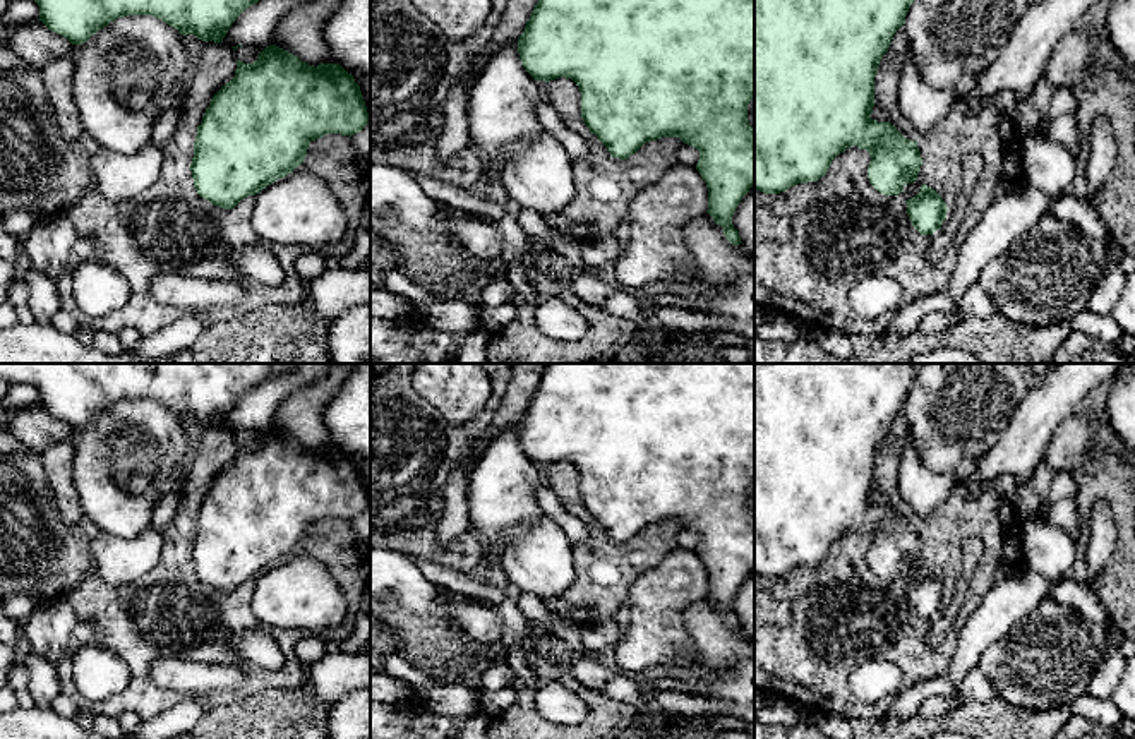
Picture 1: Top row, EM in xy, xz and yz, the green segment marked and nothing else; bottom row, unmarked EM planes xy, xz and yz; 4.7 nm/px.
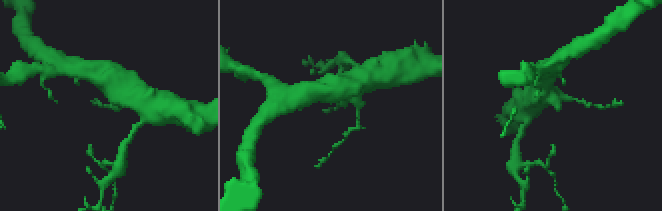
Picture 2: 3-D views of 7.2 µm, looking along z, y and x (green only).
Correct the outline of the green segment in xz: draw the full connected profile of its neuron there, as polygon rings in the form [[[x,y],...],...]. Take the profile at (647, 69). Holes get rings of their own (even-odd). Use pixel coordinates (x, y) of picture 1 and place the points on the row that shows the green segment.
[[[538,0],[518,39],[518,53],[521,65],[533,79],[549,82],[566,77],[576,82],[581,93],[581,118],[610,156],[628,159],[643,144],[662,137],[679,137],[684,144],[696,147],[700,151],[696,170],[708,187],[706,213],[724,228],[730,243],[742,243],[732,216],[754,185],[754,129],[748,120],[748,105],[754,98],[754,0]]]

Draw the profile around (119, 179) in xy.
[[[153,142],[130,156],[99,147],[89,165],[93,185],[110,202],[130,201],[159,178],[163,154]]]

